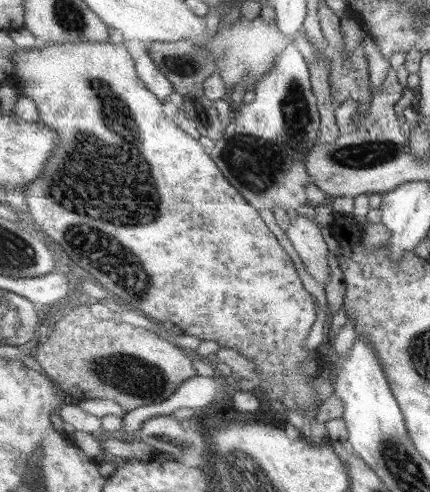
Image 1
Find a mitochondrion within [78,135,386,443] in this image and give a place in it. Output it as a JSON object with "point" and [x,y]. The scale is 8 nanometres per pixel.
{"point":[126,374]}

